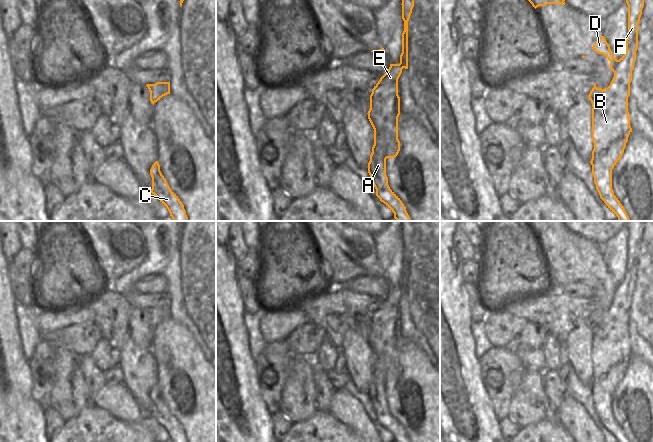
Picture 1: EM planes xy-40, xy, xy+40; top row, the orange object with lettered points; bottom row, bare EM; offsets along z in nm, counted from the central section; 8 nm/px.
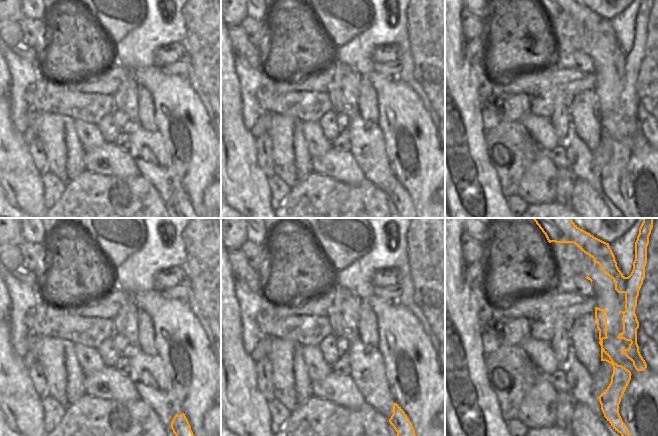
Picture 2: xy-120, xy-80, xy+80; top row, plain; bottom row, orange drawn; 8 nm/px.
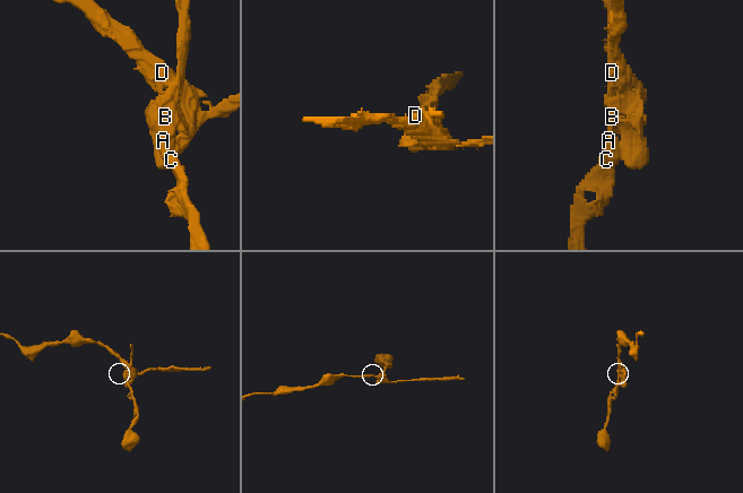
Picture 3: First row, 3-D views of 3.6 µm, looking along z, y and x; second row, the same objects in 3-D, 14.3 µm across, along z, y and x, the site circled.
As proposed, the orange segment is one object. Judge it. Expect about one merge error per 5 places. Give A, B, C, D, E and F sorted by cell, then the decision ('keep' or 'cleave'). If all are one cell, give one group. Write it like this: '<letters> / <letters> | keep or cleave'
A B C E F / D | cleave

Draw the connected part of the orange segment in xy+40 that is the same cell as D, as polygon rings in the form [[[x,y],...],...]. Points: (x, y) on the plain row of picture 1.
[[[601,260],[600,263],[594,267],[593,273],[595,276],[603,278],[610,285],[610,293],[615,296],[618,284],[614,281],[604,260]]]

